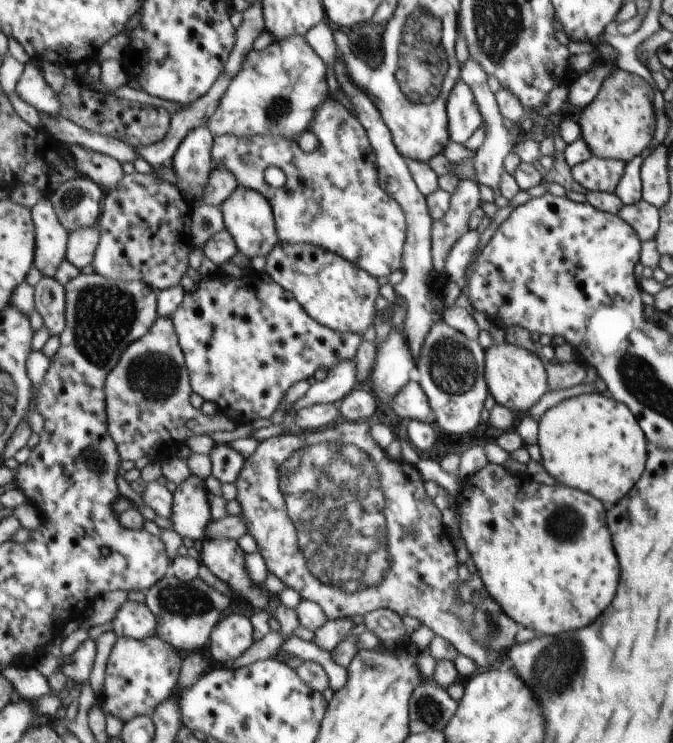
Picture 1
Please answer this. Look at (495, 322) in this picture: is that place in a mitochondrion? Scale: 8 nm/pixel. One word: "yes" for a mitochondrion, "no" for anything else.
no

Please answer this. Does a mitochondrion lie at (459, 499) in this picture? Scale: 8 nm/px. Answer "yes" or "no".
no

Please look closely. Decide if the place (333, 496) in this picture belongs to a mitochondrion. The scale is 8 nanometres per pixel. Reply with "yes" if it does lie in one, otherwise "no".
yes

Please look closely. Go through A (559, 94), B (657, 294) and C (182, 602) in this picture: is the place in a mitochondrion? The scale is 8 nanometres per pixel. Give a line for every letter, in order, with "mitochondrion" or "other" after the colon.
A: other
B: other
C: mitochondrion

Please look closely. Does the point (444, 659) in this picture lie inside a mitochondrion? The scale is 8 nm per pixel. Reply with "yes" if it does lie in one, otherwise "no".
no

